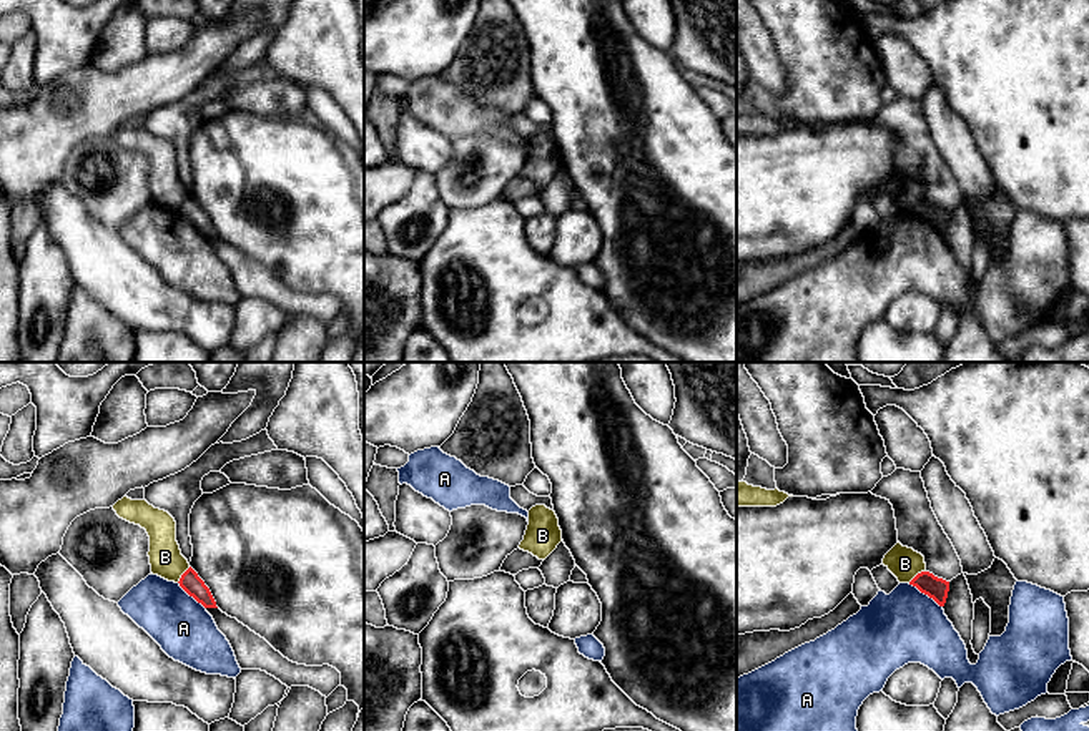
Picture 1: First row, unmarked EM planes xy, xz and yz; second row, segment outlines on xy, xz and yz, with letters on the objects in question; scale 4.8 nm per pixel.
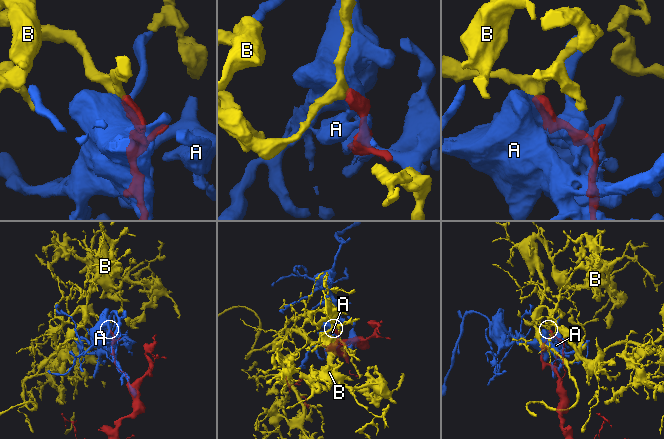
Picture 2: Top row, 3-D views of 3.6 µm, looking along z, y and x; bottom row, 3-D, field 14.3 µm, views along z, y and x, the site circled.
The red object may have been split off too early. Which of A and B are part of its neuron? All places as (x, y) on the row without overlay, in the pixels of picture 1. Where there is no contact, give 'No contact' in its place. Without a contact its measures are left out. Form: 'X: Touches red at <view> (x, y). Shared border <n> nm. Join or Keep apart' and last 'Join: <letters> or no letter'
A: Touches red at yz (925, 221). Shared border 200 nm. Keep apart
B: Touches red at yz (918, 201). Shared border 110 nm. Keep apart
Join: no letter

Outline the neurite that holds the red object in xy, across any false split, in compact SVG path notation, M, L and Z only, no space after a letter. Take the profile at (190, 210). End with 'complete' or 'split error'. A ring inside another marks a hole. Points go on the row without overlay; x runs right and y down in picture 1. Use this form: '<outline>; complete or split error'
M191 194L181 203L178 211L190 224L193 224L204 236L218 236L209 216Z; complete

